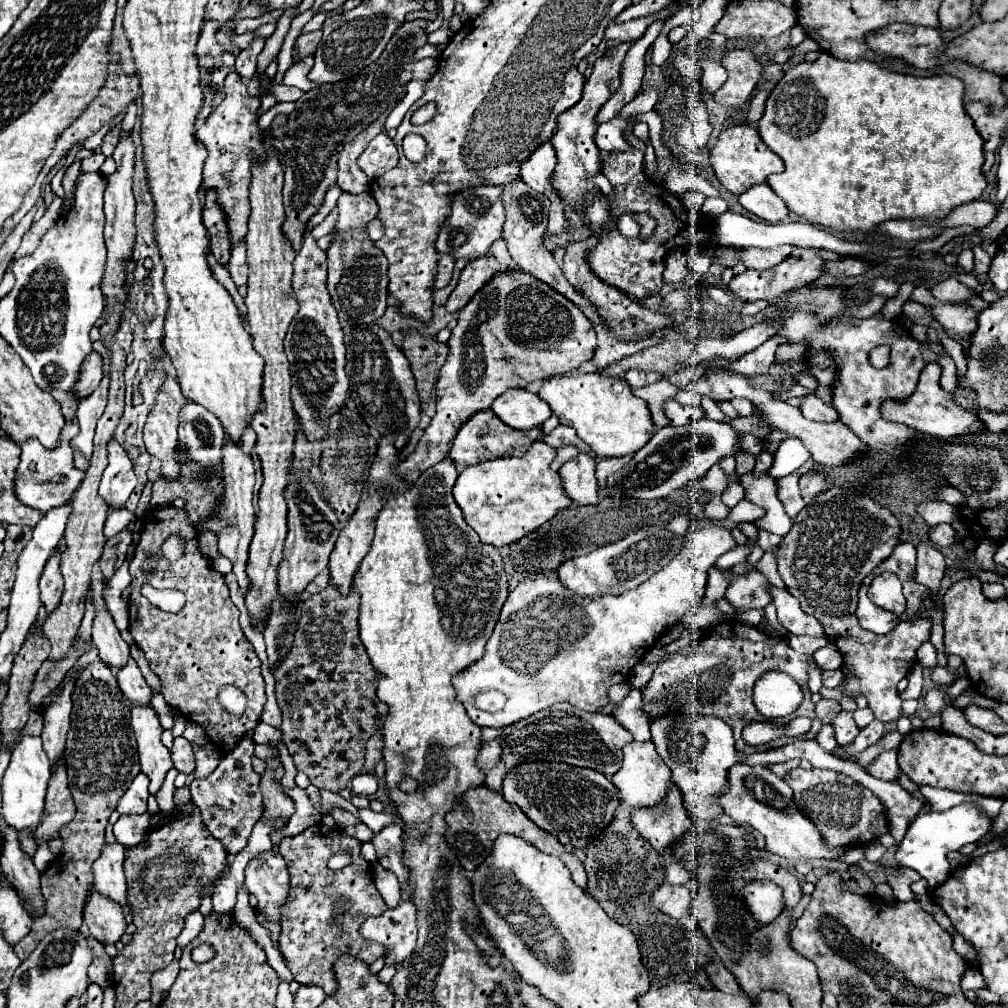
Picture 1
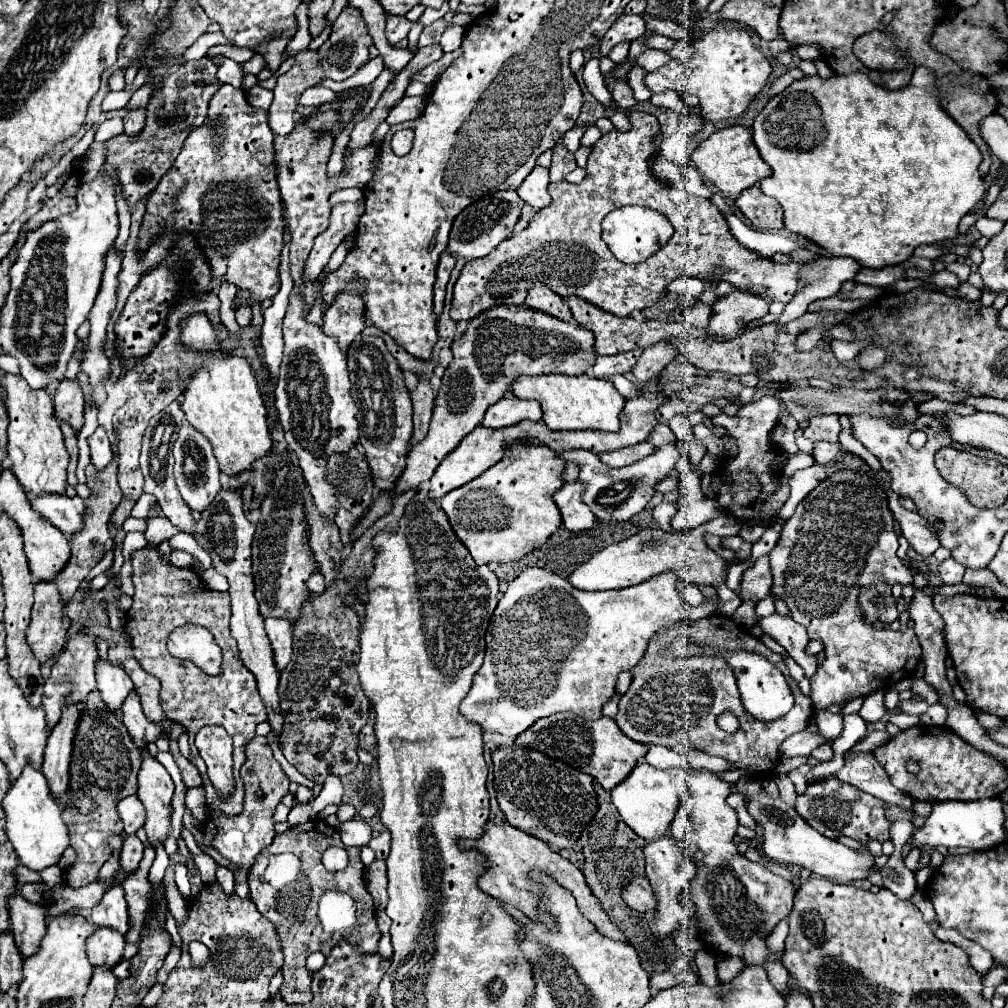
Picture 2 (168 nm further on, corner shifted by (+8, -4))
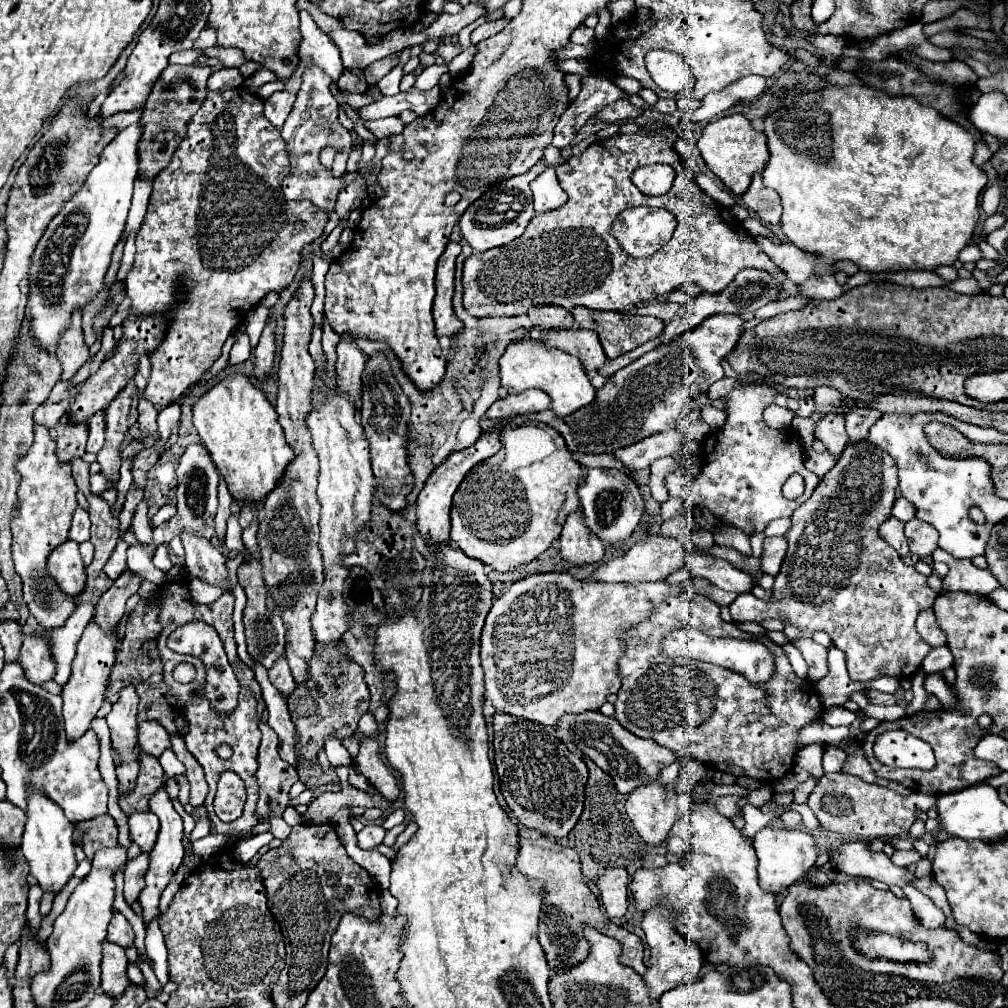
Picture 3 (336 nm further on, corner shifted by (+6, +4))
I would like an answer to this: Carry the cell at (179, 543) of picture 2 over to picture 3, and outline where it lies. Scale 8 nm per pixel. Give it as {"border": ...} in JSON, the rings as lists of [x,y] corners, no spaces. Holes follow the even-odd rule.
{"border":[[[165,504],[165,506],[161,506],[159,510],[157,510],[157,514],[149,520],[149,524],[155,528],[155,526],[159,526],[159,524],[163,524],[163,522],[167,522],[167,520],[171,520],[173,516],[175,516],[175,506],[171,506],[171,504]]]}

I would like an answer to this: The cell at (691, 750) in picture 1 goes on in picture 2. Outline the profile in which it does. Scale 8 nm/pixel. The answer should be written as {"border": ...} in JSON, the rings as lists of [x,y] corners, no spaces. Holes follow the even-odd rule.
{"border":[[[689,766],[685,768],[685,772],[689,786],[681,798],[669,834],[677,843],[685,842],[687,846],[695,844],[705,854],[705,858],[701,860],[705,868],[699,868],[695,872],[689,888],[685,890],[697,908],[699,938],[715,956],[737,956],[745,960],[747,966],[763,966],[775,990],[787,994],[793,988],[793,984],[789,982],[789,972],[781,964],[773,964],[781,962],[783,952],[775,954],[767,950],[765,938],[791,912],[795,886],[793,882],[775,876],[765,866],[747,860],[739,852],[735,844],[735,830],[739,824],[737,812],[727,804],[727,796],[731,794],[729,784],[723,782],[715,772],[693,770]]]}

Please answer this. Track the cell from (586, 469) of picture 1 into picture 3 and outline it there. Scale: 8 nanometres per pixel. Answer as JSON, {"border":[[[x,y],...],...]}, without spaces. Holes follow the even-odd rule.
{"border":[[[581,510],[567,516],[563,532],[561,532],[561,544],[559,544],[561,556],[569,560],[571,564],[595,564],[603,558],[603,542],[587,528],[585,516]]]}

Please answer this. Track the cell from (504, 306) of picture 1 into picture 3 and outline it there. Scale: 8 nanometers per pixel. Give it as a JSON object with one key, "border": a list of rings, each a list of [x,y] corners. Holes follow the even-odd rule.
{"border":[[[535,328],[535,330],[541,334],[543,346],[557,348],[561,352],[577,356],[587,372],[599,370],[607,360],[599,344],[599,336],[593,330],[585,328],[549,328],[549,330]]]}

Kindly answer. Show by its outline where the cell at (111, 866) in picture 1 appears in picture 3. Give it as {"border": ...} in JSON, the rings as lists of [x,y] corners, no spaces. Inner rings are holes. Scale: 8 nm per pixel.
{"border":[[[115,910],[113,912],[113,918],[111,918],[111,922],[109,922],[109,936],[107,936],[107,940],[113,940],[113,942],[117,942],[119,946],[129,946],[131,942],[133,942],[133,928],[131,928],[131,924],[127,922],[127,918],[119,912],[119,910]]]}

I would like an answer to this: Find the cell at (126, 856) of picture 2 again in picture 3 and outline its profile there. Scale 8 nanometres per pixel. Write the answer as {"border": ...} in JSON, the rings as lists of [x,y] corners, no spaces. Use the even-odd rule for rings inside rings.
{"border":[[[141,852],[139,856],[131,858],[125,864],[125,900],[127,900],[127,904],[133,904],[139,898],[139,892],[145,886],[143,876],[147,872],[147,864],[149,864],[147,852]]]}

